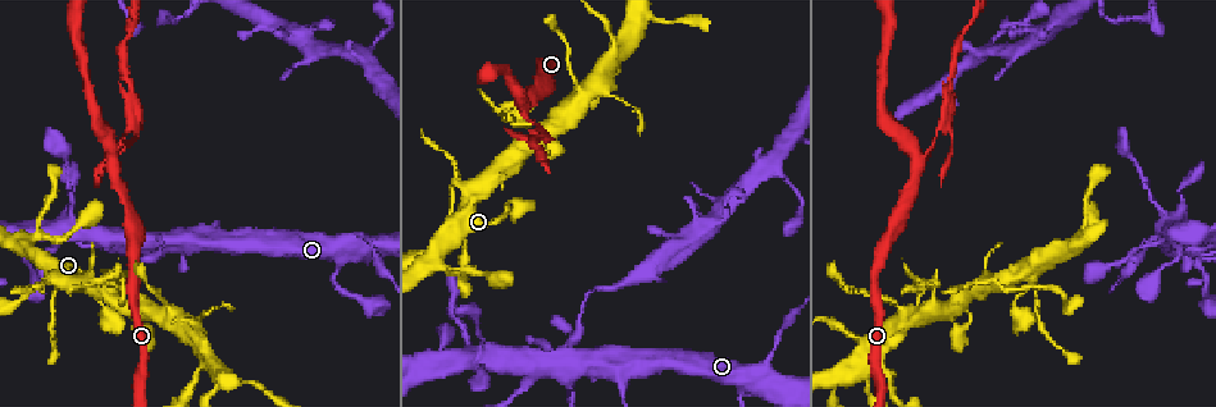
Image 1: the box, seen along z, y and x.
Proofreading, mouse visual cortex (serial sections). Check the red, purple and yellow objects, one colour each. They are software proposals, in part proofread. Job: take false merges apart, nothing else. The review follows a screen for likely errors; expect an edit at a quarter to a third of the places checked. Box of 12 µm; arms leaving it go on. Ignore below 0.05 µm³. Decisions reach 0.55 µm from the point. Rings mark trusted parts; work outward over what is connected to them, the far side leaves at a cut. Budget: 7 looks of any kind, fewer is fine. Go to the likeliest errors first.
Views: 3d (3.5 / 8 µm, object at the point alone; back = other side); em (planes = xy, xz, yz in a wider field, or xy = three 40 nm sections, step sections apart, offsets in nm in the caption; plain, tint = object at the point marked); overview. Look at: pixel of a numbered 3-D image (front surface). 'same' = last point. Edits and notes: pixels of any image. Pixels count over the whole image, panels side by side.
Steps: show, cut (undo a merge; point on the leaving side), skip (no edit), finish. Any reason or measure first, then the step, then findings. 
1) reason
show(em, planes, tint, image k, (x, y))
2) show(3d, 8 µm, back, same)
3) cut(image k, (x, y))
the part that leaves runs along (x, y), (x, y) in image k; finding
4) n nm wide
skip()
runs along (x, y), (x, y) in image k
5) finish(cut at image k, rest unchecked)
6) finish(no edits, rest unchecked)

thick turns thin
show(3d, 3.5 µm, image 1, (353, 233))

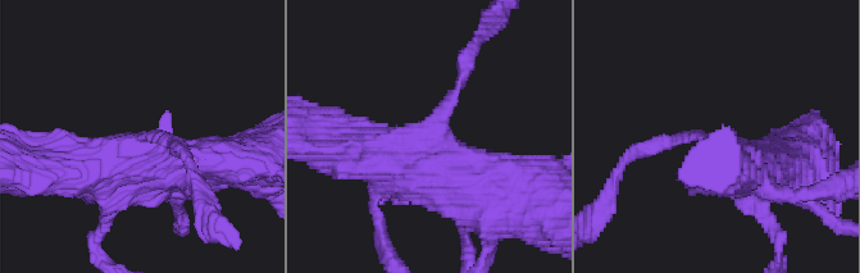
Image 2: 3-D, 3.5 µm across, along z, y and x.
arms of 200, 600 nm
show(em, planes, plain, image 2, (437, 118))

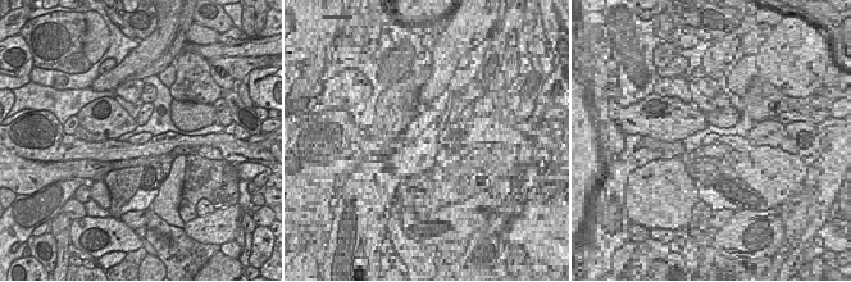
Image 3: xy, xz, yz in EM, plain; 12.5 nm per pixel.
show(em, planes, tint, same)

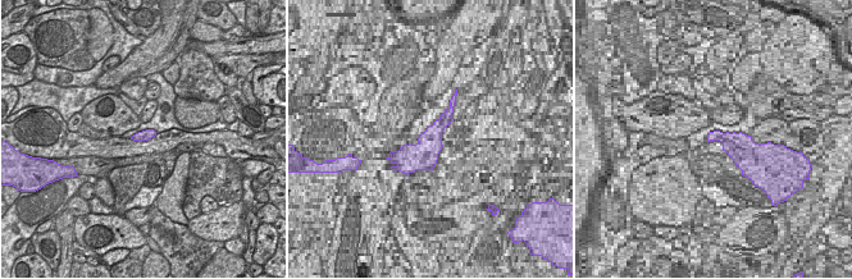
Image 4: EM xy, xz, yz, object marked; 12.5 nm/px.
cut(image 2, (628, 158))
the part that leaves runs along (660, 142), (631, 154), (608, 198) in image 2; two cells meet here

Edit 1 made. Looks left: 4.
sharp bend
show(3d, 3.5 µm, image 1, (55, 281))

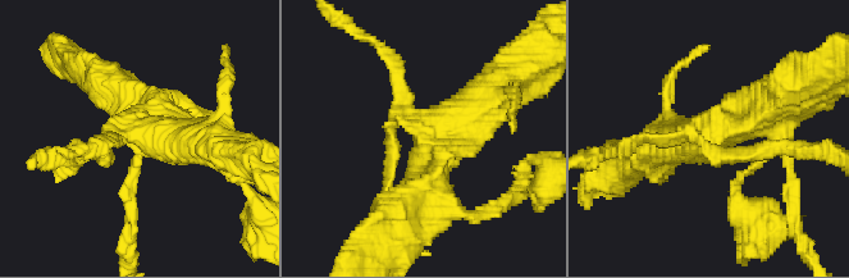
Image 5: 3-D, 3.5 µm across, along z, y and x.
show(em, xy, step 3, tint, image 5, (705, 137))

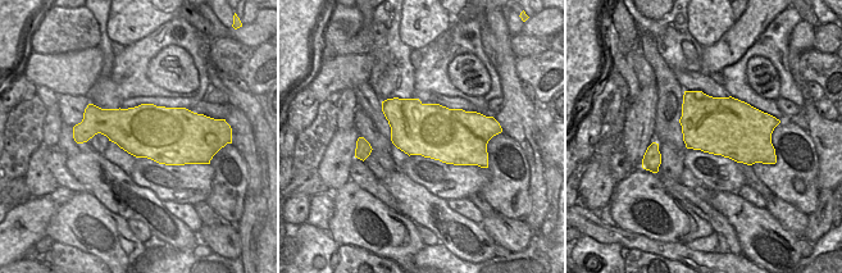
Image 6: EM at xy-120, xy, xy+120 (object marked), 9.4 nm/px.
skip()
runs along (145, 108), (105, 155) in image 5; all the same cell

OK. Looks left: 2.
thick turns thin
show(em, xy, step 2, tint, image 1, (163, 301))

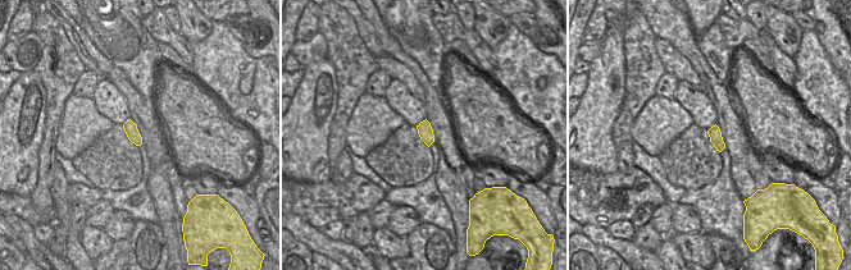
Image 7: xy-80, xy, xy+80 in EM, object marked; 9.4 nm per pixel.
show(3d, 3.5 µm, same)

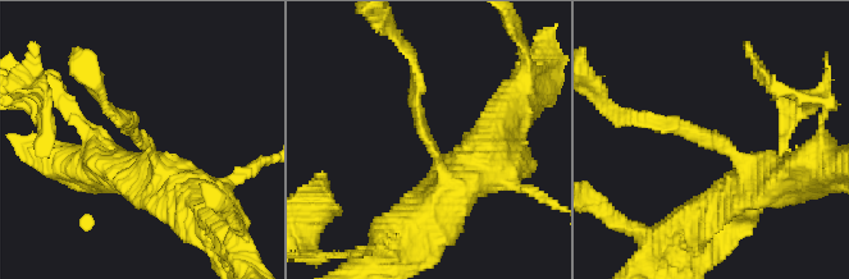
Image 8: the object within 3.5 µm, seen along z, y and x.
skip()
runs along (780, 177), (652, 118) in image 8; one cell here

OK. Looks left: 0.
finish(cut at image 2, rest unchecked)

